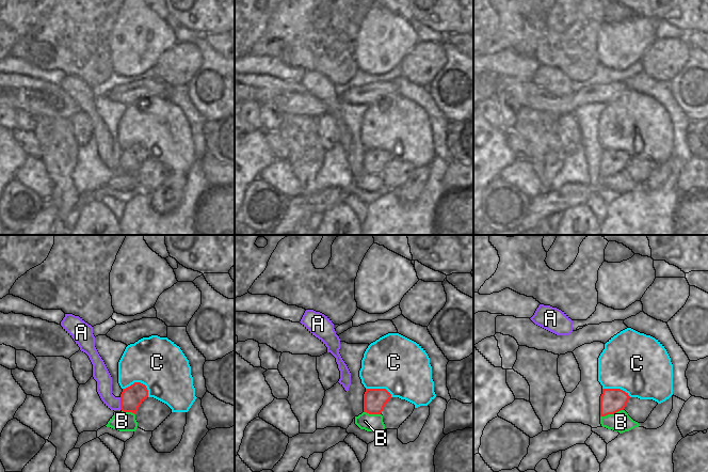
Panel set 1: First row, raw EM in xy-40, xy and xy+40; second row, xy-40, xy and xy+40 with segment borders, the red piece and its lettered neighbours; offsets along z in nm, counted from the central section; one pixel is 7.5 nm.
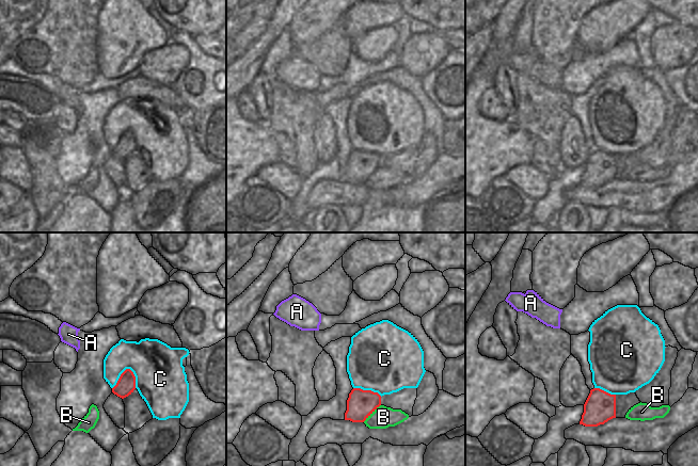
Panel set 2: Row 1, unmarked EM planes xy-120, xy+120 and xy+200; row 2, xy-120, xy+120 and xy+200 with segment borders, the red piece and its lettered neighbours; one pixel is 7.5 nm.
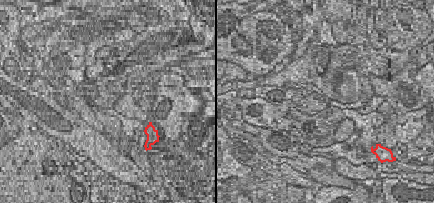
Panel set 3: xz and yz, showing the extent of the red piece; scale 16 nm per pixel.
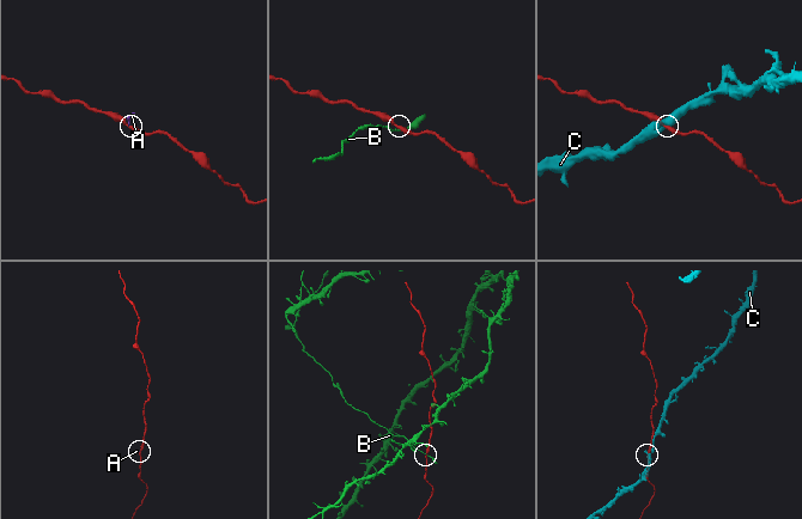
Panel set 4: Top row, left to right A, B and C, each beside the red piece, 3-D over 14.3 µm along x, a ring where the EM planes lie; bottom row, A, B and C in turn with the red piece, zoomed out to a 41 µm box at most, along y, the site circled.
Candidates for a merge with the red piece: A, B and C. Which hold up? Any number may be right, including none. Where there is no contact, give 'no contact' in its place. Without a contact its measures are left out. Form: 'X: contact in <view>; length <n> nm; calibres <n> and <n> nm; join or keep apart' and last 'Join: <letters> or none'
A: contact in xy-40; length 100 nm; calibres 170 and 120 nm; keep apart
B: contact in xy+40; length 190 nm; calibres 190 and 150 nm; keep apart
C: contact in xy-40; length 220 nm; calibres 170 and 380 nm; keep apart
Join: none

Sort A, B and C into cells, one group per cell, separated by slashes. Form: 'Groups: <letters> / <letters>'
Groups: A / B / C.

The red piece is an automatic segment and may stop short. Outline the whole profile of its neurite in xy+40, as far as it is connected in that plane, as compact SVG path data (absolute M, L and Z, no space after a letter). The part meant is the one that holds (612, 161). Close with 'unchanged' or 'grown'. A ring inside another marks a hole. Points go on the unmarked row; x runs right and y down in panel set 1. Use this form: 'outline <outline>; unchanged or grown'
outline M602 150L600 157L600 177L624 171L630 157L621 150Z; unchanged

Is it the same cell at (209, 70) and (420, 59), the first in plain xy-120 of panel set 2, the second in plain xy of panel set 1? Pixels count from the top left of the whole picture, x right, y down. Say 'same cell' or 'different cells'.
different cells

